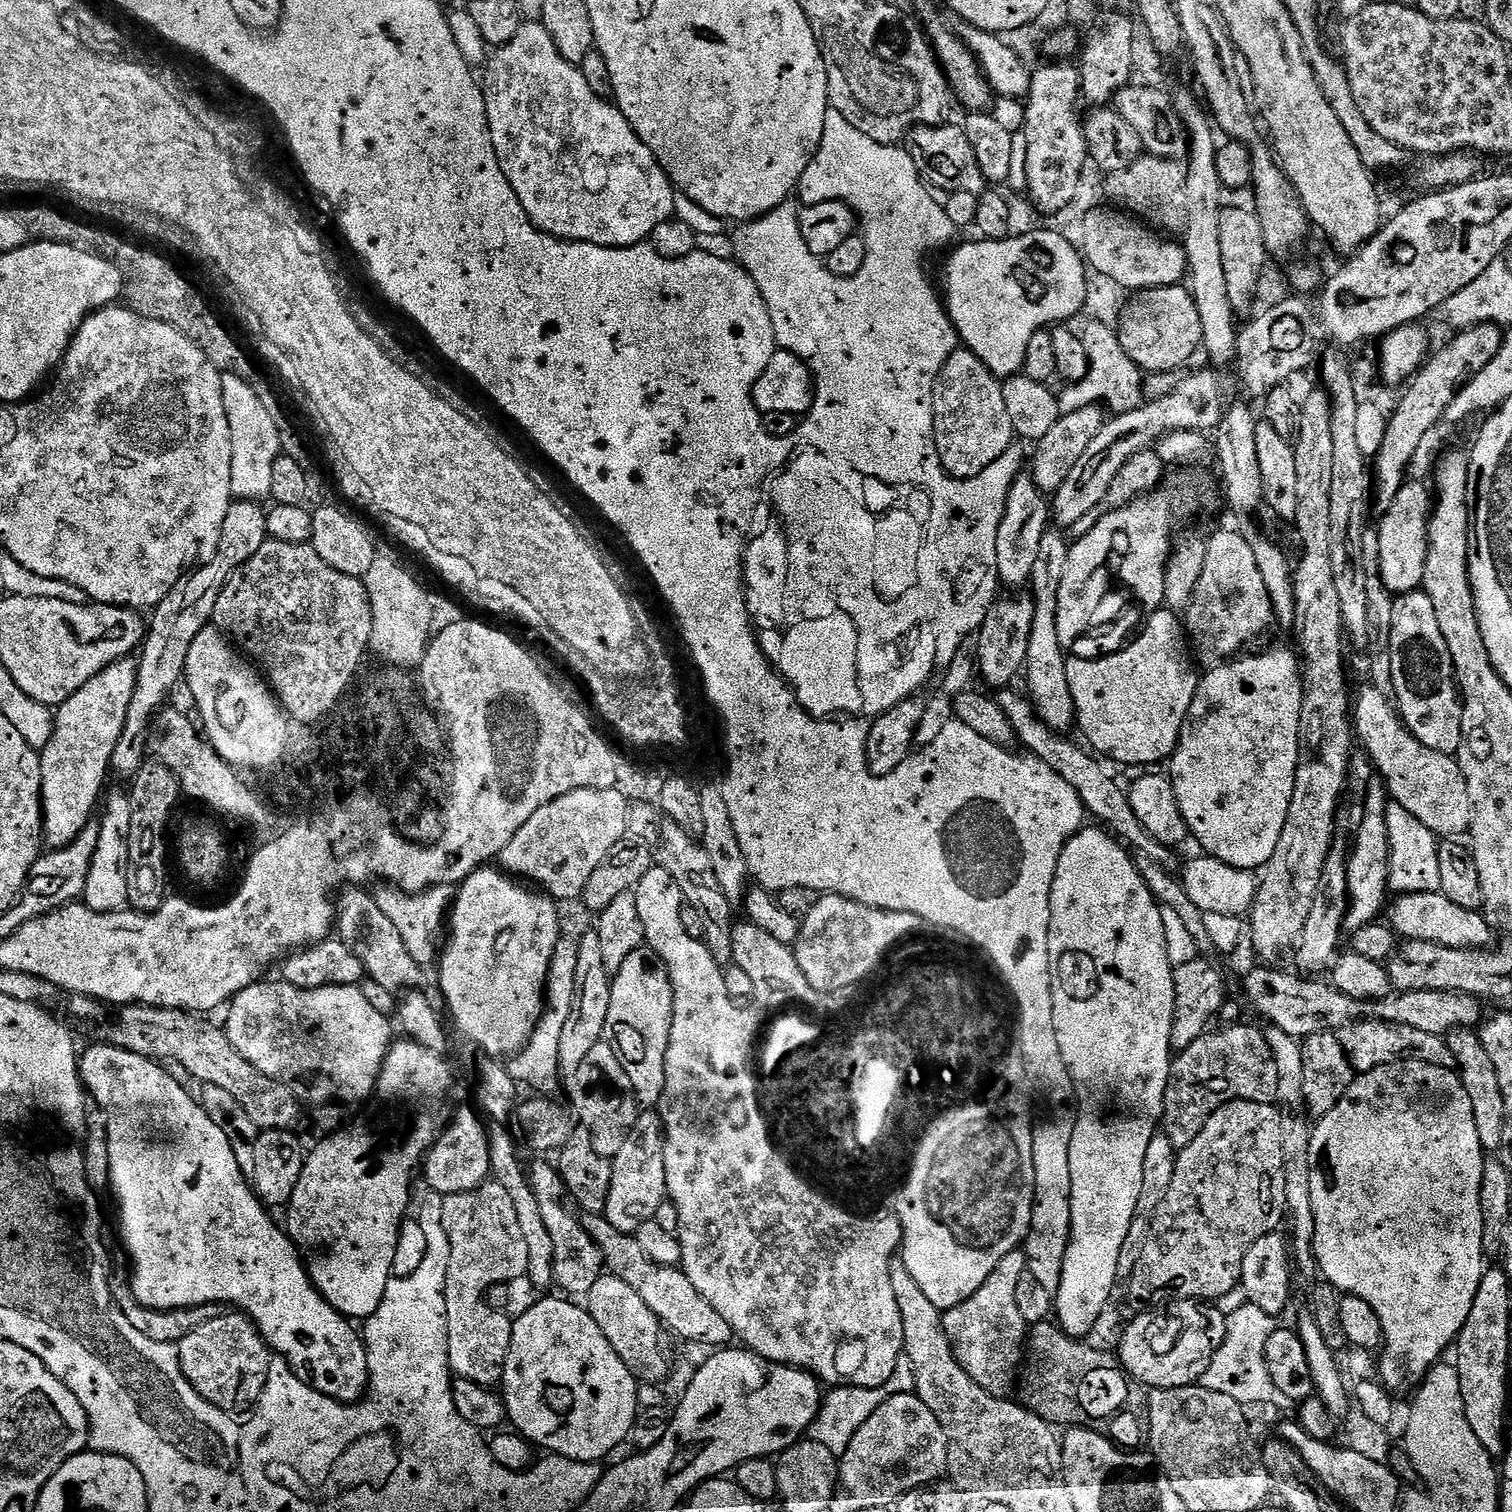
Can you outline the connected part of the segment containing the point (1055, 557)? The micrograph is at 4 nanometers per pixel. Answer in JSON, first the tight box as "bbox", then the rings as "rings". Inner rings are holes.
{"bbox":[1026,530,1076,734],"rings":[[[1050,530],[1046,533],[1030,581],[1030,595],[1036,605],[1034,626],[1030,626],[1030,646],[1026,654],[1026,692],[1040,720],[1057,734],[1067,733],[1067,728],[1076,724],[1076,707],[1070,694],[1070,682],[1066,679],[1066,662],[1069,657],[1058,640],[1058,590],[1062,587],[1069,547],[1069,537],[1063,531]]]}

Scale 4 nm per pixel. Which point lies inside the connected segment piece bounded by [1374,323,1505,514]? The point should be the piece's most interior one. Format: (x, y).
(1443, 377)

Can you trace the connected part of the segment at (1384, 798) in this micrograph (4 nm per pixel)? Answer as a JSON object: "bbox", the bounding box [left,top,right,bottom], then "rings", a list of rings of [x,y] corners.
{"bbox":[1344,782,1391,934],"rings":[[[1380,782],[1370,785],[1364,796],[1364,817],[1348,857],[1348,913],[1344,919],[1344,932],[1348,934],[1363,932],[1369,925],[1377,923],[1390,900],[1388,865],[1391,862],[1391,850],[1387,834],[1389,801],[1388,789]]]}

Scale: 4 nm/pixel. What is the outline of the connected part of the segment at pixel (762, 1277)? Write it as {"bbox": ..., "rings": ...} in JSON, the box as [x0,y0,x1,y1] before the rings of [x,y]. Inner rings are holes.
{"bbox":[634,866,905,1388],"rings":[[[653,866],[642,880],[637,882],[634,891],[638,913],[645,928],[644,939],[647,947],[656,951],[668,965],[674,990],[670,1046],[666,1050],[666,1086],[658,1111],[660,1119],[664,1121],[667,1199],[676,1207],[676,1216],[680,1219],[678,1235],[682,1246],[682,1271],[698,1293],[722,1314],[732,1327],[735,1339],[747,1351],[756,1352],[775,1364],[803,1368],[828,1386],[853,1384],[873,1388],[888,1384],[894,1374],[894,1366],[898,1366],[898,1358],[905,1355],[902,1310],[898,1308],[898,1302],[894,1298],[894,1285],[890,1282],[890,1270],[902,1248],[902,1230],[897,1224],[892,1224],[892,1220],[888,1220],[888,1224],[864,1224],[864,1220],[852,1220],[852,1216],[836,1212],[832,1204],[824,1204],[820,1196],[812,1196],[812,1192],[808,1192],[808,1188],[804,1188],[804,1184],[800,1184],[800,1180],[796,1180],[796,1176],[788,1172],[788,1164],[784,1164],[784,1160],[780,1160],[780,1156],[776,1156],[776,1152],[768,1148],[768,1140],[764,1140],[764,1124],[760,1124],[760,1112],[756,1112],[756,1096],[752,1096],[752,1076],[748,1076],[748,1040],[752,1040],[752,1016],[748,1016],[746,1007],[737,1003],[727,992],[725,969],[718,962],[714,962],[708,945],[703,939],[692,938],[686,932],[686,927],[682,926],[682,908],[686,901],[682,890],[678,890],[678,882],[674,882],[671,874],[662,866]]]}

